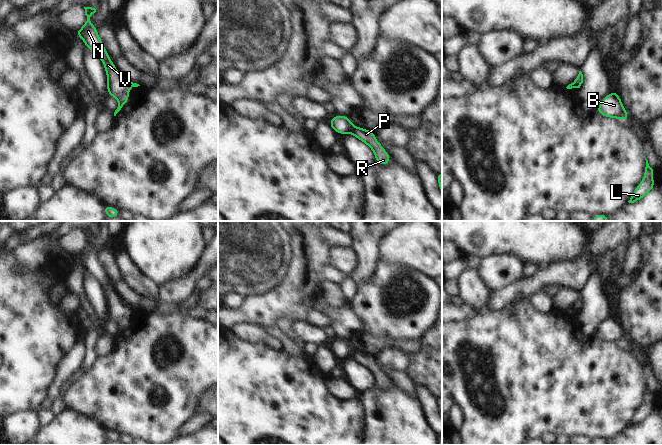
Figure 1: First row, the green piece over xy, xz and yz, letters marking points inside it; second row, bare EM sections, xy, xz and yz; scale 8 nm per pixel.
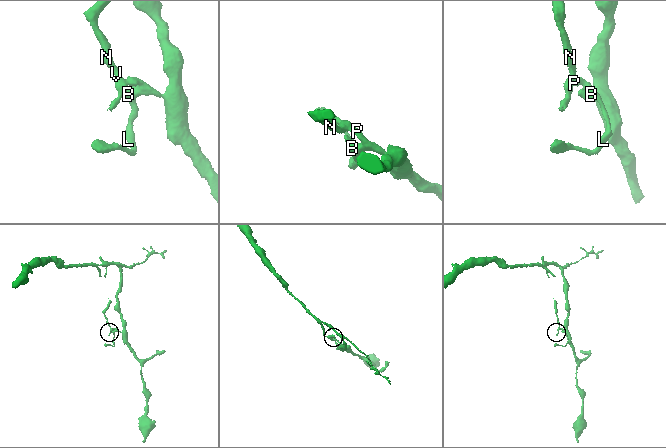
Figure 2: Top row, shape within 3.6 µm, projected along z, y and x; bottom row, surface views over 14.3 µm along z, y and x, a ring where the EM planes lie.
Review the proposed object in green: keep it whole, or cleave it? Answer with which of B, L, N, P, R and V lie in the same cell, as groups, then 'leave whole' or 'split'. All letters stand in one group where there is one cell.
B L P R / N V; split

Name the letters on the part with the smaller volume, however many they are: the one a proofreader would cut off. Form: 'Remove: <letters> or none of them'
Remove: N, V

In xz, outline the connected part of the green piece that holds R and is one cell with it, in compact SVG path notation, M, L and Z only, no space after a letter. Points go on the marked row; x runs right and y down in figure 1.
M355 127L351 134L371 148L375 155L376 162L383 166L387 166L389 164L389 160L392 158L386 152L385 148L377 141L375 132L361 127Z

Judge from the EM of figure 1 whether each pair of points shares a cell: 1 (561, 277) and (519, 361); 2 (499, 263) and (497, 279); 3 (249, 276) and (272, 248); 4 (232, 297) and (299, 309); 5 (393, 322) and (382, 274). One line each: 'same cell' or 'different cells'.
1: different cells
2: same cell
3: same cell
4: different cells
5: same cell

